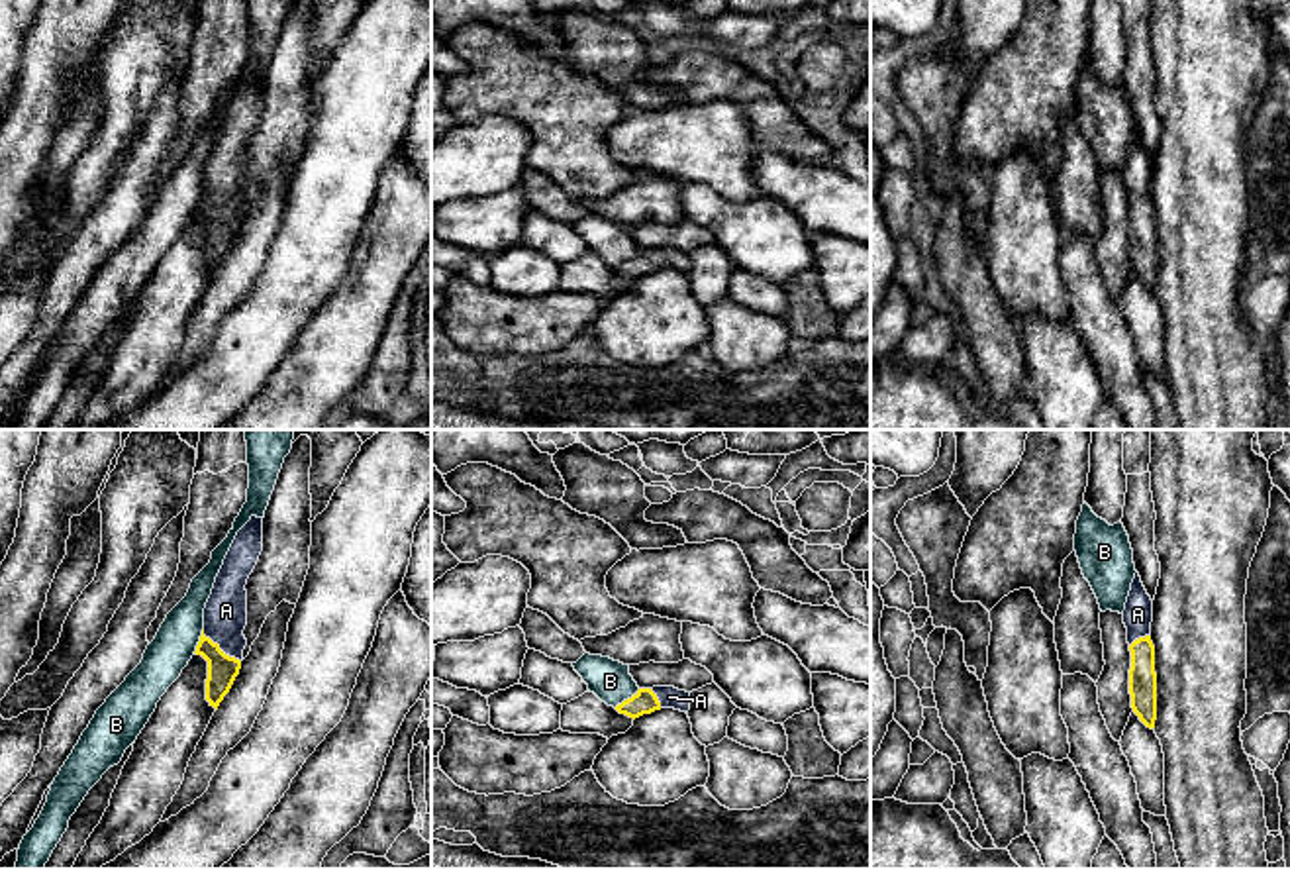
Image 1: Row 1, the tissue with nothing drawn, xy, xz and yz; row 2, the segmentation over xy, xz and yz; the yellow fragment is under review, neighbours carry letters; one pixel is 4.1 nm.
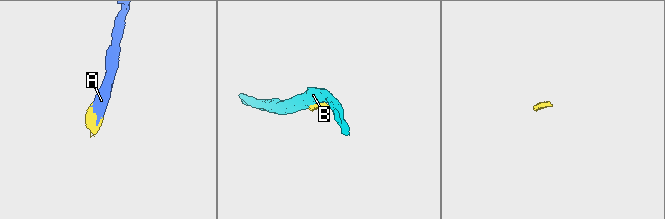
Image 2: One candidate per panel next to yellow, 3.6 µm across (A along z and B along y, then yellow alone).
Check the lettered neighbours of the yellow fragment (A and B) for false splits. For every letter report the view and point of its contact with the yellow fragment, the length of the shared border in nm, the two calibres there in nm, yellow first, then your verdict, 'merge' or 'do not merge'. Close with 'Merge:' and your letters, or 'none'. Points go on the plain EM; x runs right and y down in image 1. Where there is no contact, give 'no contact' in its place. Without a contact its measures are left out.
A: meets yellow in xy at (218, 208); contact 200 nm long; 130 nm thick on the yellow side, 180 nm on the other; merge
B: meets yellow in xz at (628, 259); contact 130 nm long; 100 nm thick on the yellow side, 170 nm on the other; do not merge
Merge: A

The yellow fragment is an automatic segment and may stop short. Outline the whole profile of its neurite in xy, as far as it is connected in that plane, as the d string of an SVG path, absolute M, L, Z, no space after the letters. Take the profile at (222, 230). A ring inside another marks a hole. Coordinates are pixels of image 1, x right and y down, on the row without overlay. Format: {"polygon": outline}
{"polygon": "M263 78L237 92L204 169L204 190L196 216L208 222L206 261L218 271L239 235L247 200L247 139L263 112Z"}

